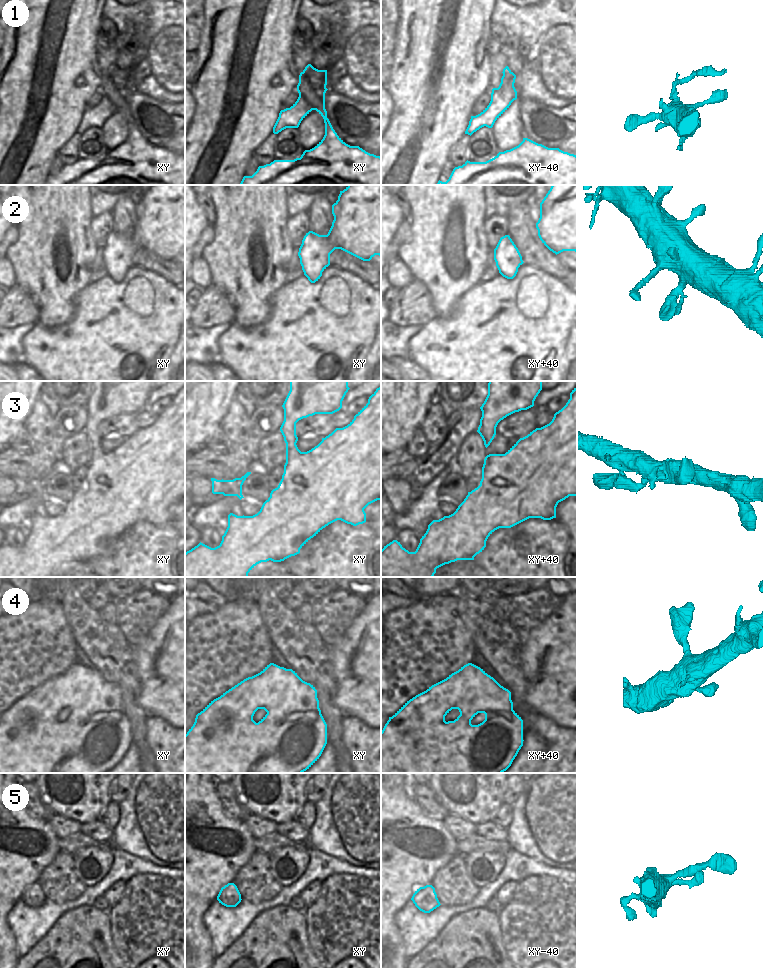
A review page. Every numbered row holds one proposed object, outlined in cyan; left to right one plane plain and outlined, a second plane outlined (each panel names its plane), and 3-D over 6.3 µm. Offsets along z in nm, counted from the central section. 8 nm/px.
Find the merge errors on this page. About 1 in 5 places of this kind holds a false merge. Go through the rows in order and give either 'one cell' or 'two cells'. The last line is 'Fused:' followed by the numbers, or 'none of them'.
1: two cells
2: one cell
3: one cell
4: one cell
5: one cell
Fused: 1

